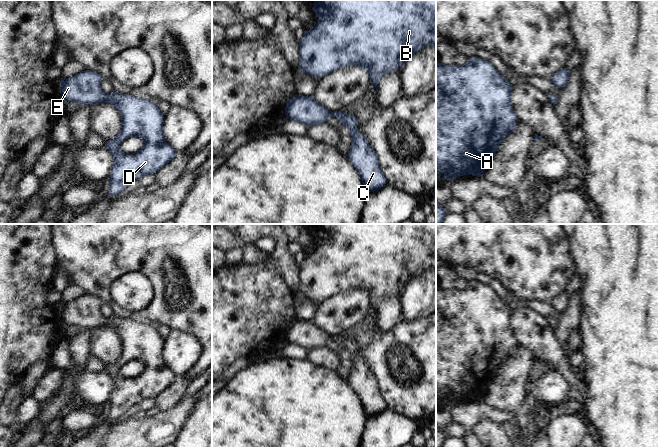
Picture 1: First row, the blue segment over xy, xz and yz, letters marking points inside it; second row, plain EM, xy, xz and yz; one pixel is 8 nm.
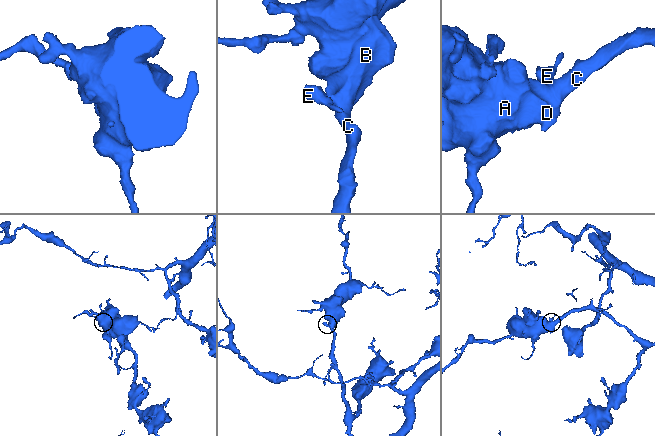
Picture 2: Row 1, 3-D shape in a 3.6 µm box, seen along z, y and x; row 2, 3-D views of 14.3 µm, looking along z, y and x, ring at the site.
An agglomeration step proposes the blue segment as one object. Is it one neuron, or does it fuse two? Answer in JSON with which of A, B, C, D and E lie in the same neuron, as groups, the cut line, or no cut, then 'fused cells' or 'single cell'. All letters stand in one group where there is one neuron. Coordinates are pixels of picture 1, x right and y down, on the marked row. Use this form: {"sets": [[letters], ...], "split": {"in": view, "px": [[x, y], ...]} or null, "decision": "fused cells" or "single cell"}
{"sets": [["A", "B", "C", "D", "E"]], "split": null, "decision": "single cell"}

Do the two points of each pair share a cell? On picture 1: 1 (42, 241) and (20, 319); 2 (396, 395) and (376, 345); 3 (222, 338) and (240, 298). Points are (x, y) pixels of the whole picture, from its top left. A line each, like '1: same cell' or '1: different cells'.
1: same cell
2: same cell
3: same cell

